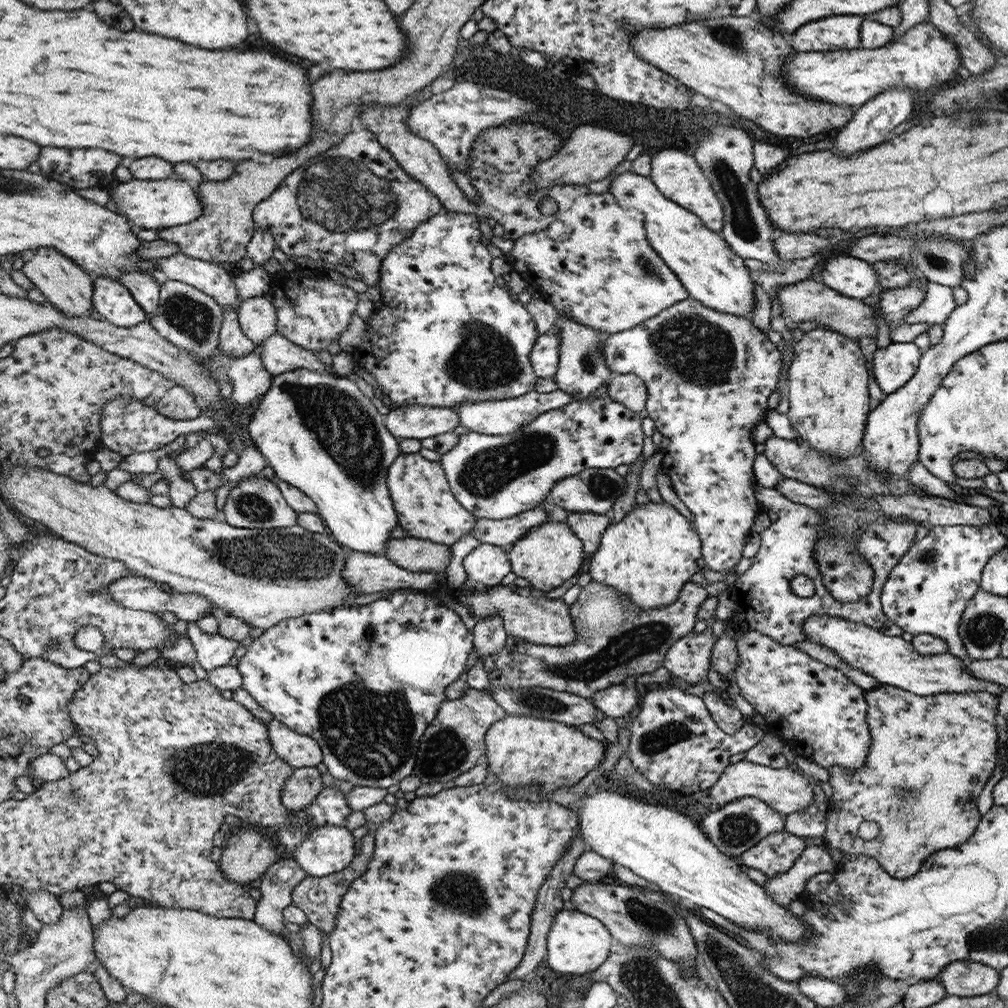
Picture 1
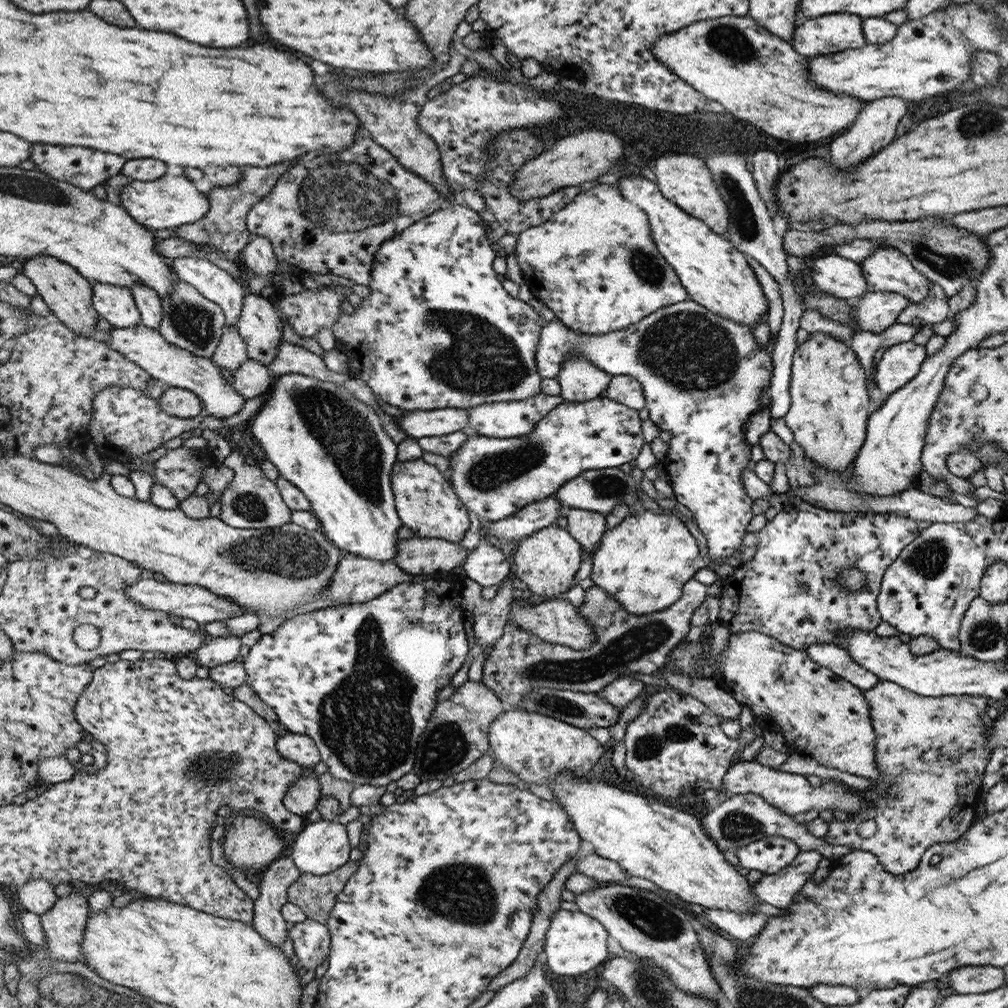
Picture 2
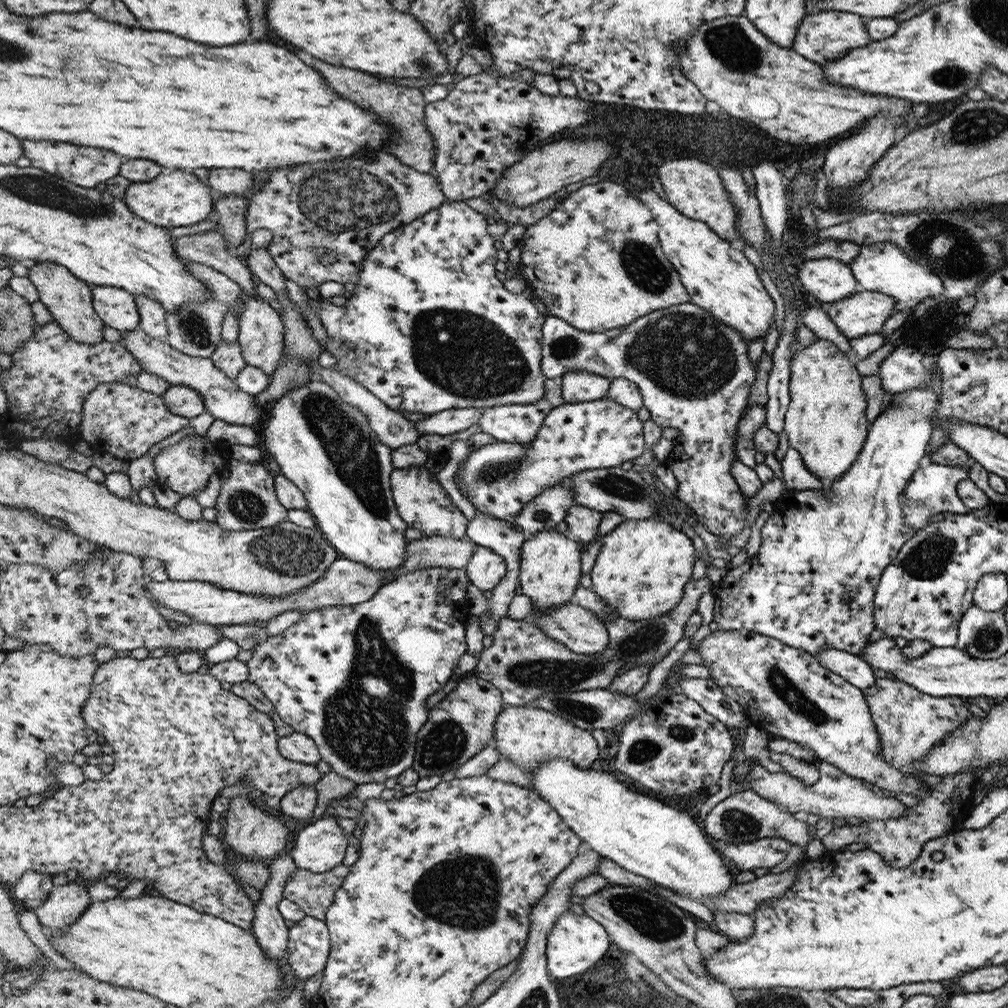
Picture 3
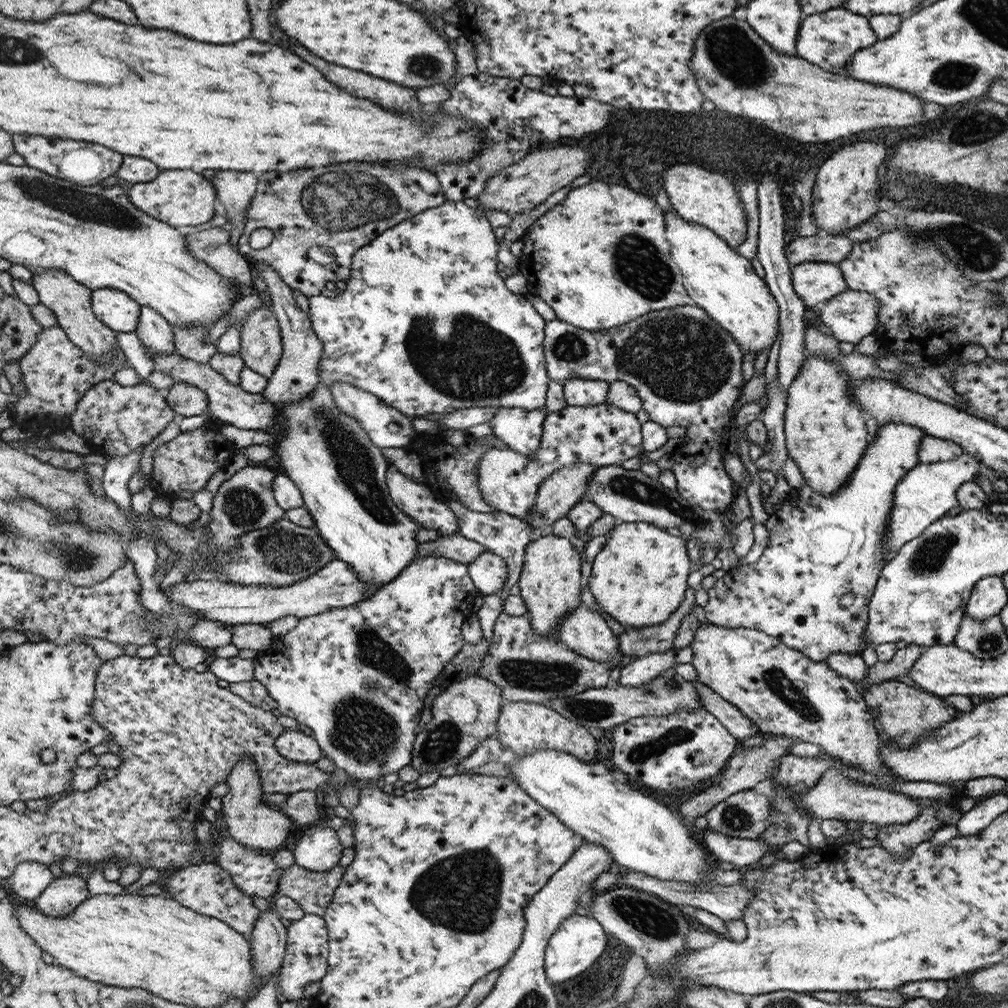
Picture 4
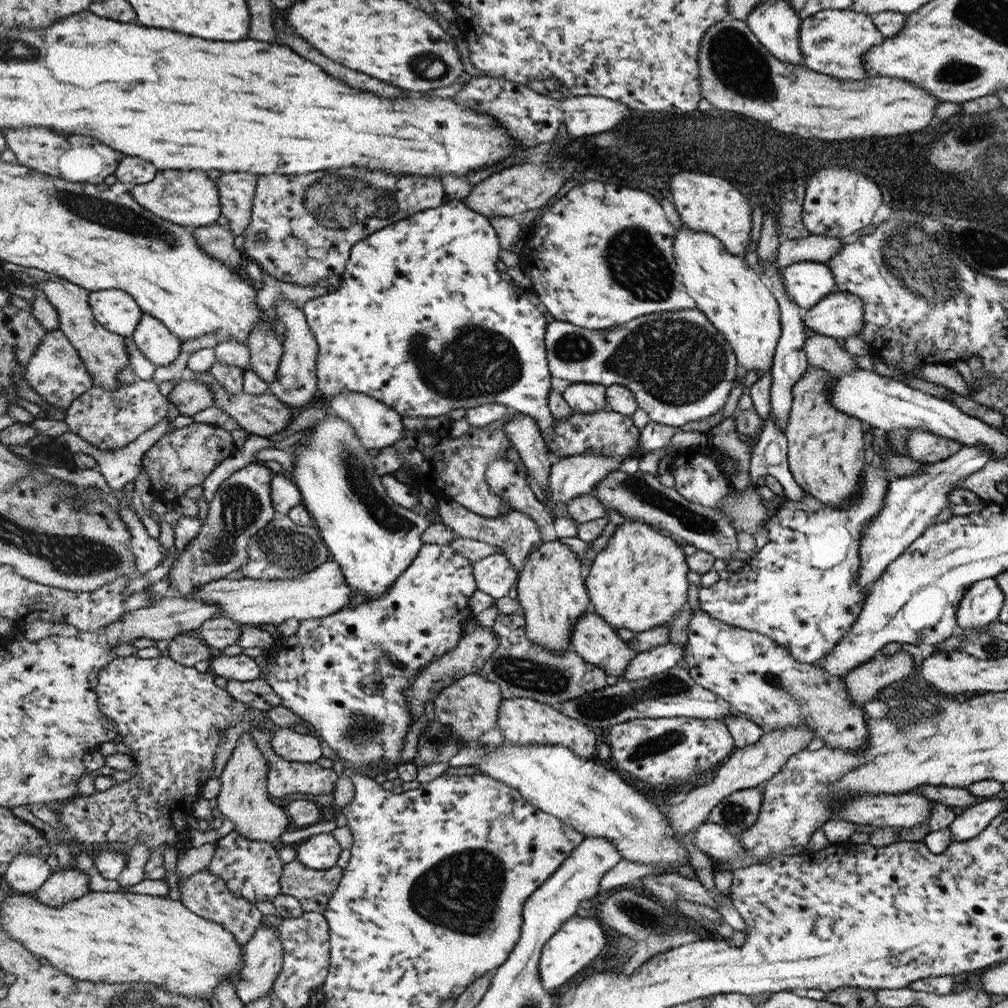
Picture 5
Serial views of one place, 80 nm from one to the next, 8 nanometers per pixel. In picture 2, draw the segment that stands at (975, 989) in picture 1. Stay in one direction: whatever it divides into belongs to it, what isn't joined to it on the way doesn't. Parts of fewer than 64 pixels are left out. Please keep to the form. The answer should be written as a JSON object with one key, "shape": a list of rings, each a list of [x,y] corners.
{"shape":[[[965,966],[952,971],[950,988],[960,994],[995,991],[1006,984],[1003,968],[994,966]]]}

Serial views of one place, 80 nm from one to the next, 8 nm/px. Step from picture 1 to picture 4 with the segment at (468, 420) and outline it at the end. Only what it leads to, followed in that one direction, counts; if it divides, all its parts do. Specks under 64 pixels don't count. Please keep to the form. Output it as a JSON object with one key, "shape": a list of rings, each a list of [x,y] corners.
{"shape":[[[499,407],[489,420],[489,425],[495,436],[510,449],[533,457],[540,446],[545,415],[542,409],[527,411],[516,407]]]}

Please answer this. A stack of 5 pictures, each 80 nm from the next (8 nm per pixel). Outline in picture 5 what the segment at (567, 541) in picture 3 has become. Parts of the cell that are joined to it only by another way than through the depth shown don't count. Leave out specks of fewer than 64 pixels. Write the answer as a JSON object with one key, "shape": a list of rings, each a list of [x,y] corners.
{"shape":[[[556,539],[540,544],[527,557],[524,569],[519,573],[517,599],[520,613],[527,622],[527,637],[553,653],[562,654],[570,650],[571,632],[590,606],[588,602],[591,598],[588,598],[580,568],[582,564],[578,562],[576,554]]]}

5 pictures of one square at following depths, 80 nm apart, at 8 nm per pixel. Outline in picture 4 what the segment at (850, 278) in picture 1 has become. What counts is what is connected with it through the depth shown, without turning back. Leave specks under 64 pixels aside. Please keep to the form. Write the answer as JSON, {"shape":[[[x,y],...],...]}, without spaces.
{"shape":[[[803,262],[791,267],[791,281],[796,294],[807,308],[819,307],[847,290],[837,263]]]}

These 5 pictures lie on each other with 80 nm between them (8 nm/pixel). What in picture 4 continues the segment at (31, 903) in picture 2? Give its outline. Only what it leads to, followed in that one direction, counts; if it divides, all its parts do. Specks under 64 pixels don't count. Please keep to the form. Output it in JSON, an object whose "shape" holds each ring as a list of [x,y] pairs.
{"shape":[[[23,862],[8,884],[27,902],[36,902],[56,880],[54,872],[41,862]]]}

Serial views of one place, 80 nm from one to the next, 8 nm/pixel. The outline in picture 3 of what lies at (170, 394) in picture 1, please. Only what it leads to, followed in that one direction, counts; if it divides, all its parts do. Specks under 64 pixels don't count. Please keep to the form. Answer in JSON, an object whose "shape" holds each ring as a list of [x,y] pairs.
{"shape":[[[188,386],[169,387],[163,394],[163,401],[172,414],[184,418],[194,418],[206,412],[206,402],[203,400],[203,396]]]}

